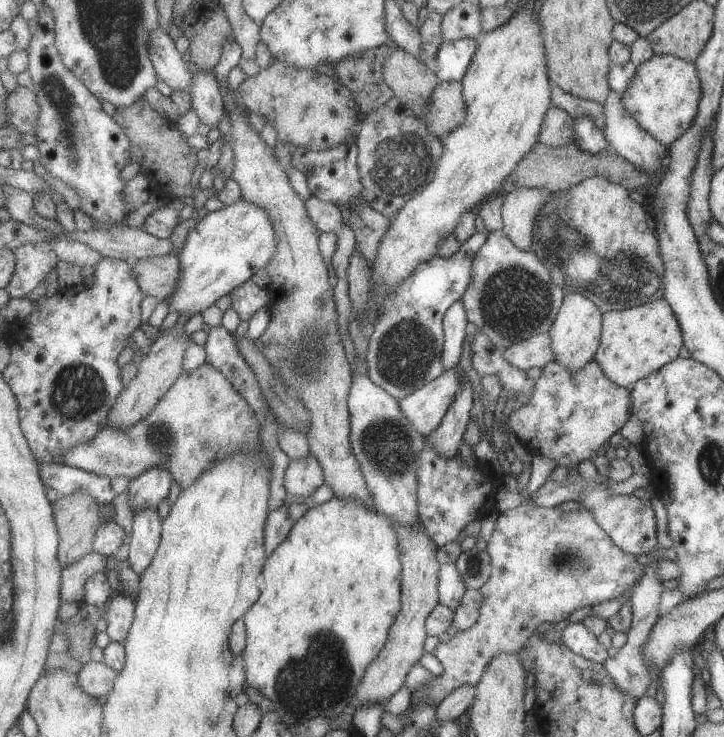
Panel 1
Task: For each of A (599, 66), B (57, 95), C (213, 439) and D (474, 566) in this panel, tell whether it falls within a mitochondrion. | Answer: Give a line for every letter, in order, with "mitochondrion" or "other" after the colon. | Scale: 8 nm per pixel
A: other
B: mitochondrion
C: mitochondrion
D: mitochondrion

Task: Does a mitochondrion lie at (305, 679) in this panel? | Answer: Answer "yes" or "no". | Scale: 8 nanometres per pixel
yes

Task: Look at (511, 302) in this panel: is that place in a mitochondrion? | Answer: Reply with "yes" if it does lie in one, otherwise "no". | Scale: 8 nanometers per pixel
yes

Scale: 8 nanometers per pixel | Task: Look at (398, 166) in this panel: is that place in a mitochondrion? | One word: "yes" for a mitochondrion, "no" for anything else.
yes

